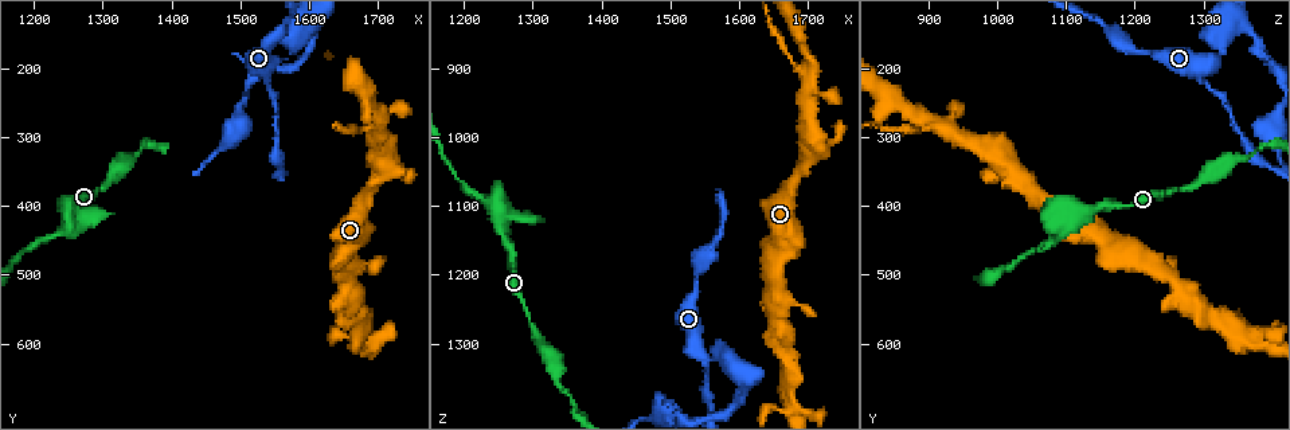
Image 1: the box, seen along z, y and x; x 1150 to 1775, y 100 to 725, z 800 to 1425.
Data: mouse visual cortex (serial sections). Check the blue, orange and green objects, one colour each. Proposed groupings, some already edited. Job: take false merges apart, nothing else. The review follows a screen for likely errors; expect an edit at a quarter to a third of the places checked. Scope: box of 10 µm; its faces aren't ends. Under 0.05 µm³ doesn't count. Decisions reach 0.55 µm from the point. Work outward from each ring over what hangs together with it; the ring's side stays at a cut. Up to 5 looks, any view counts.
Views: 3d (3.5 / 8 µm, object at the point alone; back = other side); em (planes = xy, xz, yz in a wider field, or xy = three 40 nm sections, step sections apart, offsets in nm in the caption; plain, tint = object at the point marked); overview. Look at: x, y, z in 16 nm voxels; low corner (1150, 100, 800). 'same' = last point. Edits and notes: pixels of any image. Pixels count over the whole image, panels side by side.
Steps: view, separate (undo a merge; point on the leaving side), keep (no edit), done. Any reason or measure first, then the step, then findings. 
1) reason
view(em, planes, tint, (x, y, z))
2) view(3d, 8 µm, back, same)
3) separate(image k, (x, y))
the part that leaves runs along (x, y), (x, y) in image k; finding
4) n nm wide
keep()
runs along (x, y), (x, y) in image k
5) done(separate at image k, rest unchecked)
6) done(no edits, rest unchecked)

thick turns thin
view(3d, 3.5 µm, (1255, 420, 1110))

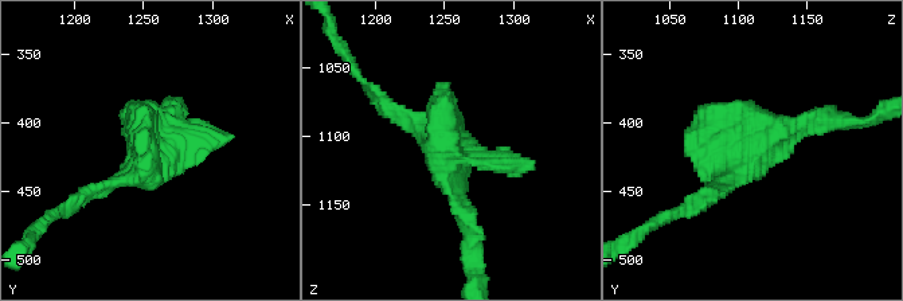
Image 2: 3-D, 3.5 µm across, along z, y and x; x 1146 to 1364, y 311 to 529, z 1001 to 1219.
shape alone is not enough
view(em, xy, step 2, tint, (1254, 416, 1112))

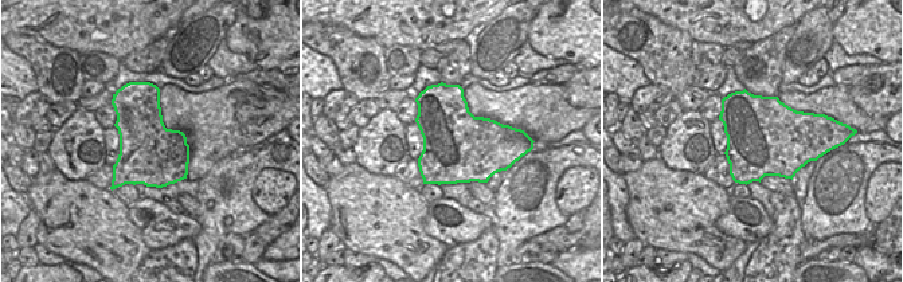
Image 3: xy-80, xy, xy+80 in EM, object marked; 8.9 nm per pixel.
keep()
runs along (469, 231), (449, 141), (395, 114) in image 2; all the same cell

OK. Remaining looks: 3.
view(3d, 3.5 µm, (1570, 185, 1325))

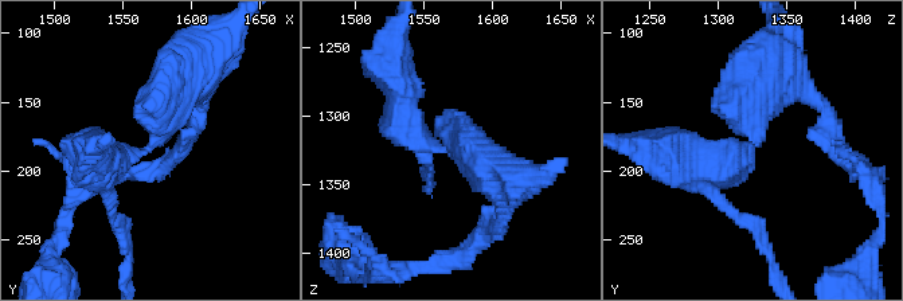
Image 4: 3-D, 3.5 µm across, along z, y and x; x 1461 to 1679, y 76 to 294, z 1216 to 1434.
arms of 400, 500 nm
view(em, xy, step 1, tint, (1570, 180, 1326))

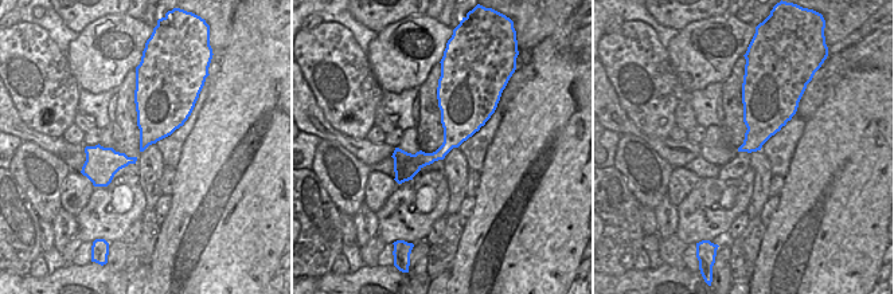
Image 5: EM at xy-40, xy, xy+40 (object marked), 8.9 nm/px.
280 nm wide
separate(image 4, (751, 104))
the part that leaves runs along (754, 143), (763, 85), (805, 89) in image 4; a second cell is stuck on

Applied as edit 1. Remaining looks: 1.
done(separate at image 4, rest unchecked)

